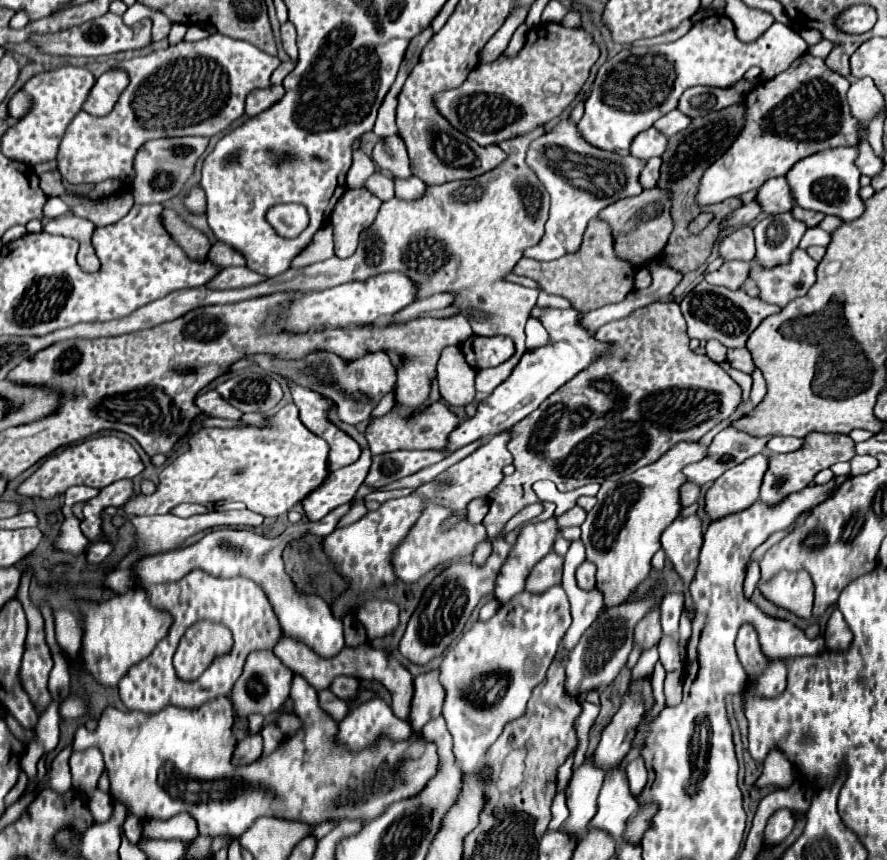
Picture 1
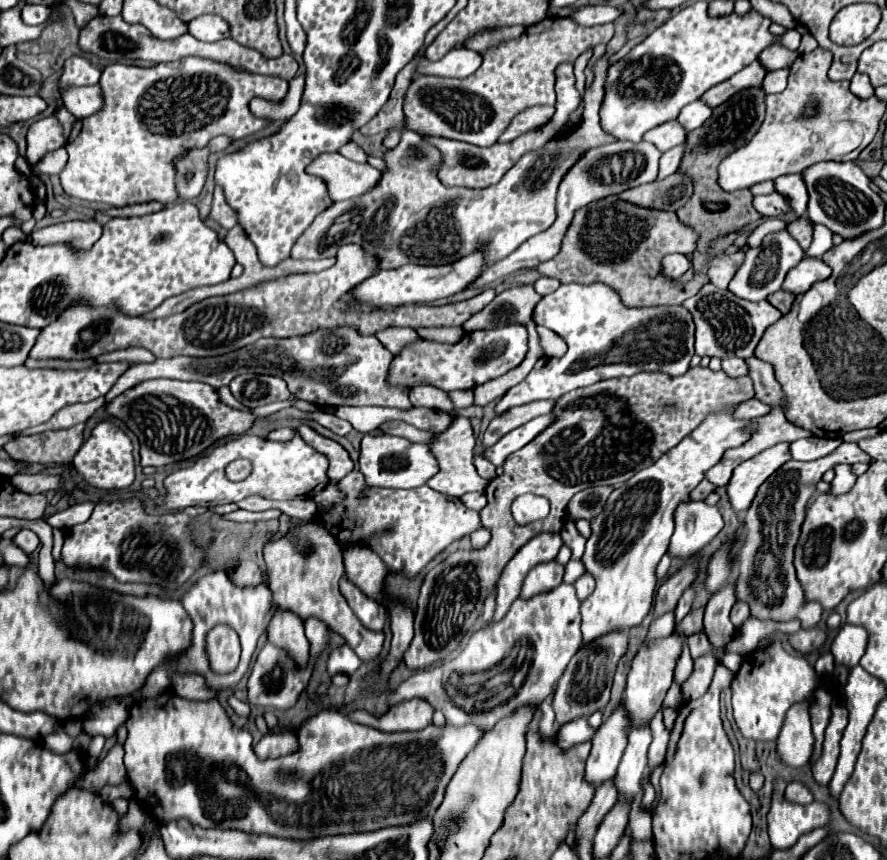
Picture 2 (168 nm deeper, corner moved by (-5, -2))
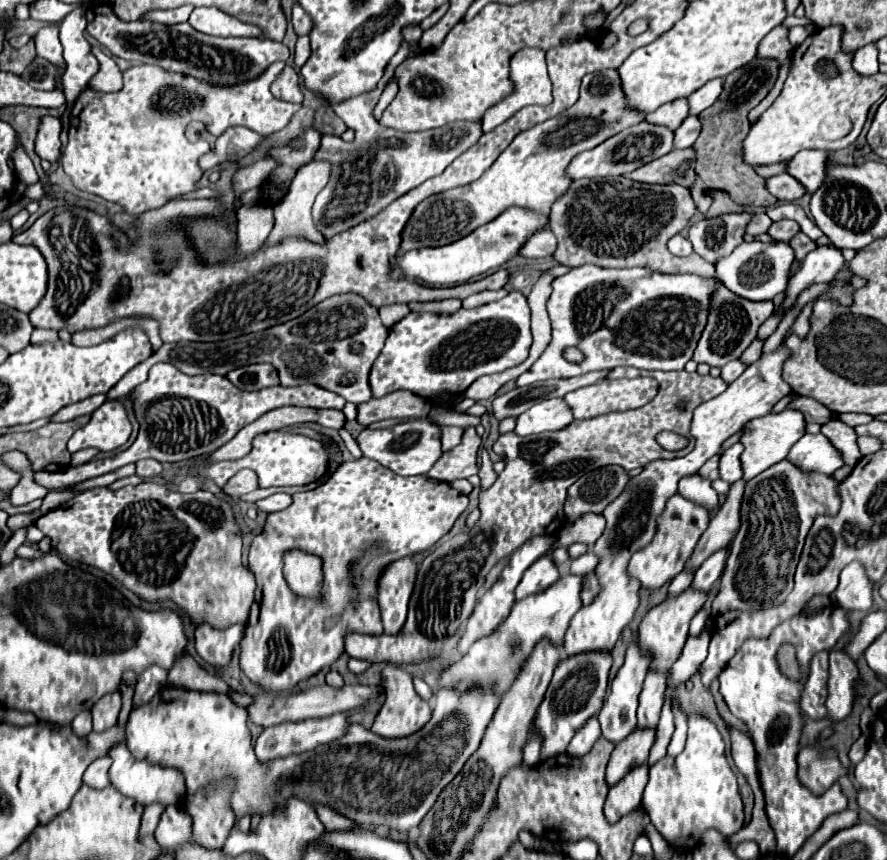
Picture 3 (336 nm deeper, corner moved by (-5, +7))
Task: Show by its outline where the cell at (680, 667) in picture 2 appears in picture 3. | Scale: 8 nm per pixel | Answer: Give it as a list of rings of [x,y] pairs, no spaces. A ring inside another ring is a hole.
[[[682,707],[674,709],[674,717],[676,717],[676,731],[672,735],[671,741],[667,748],[667,754],[672,757],[679,755],[686,743],[686,715],[682,711]]]

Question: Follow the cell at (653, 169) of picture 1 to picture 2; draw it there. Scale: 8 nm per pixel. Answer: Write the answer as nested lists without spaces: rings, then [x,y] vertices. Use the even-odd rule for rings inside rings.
[[[680,144],[680,146],[674,146],[672,150],[666,150],[664,154],[662,154],[662,158],[660,158],[660,172],[658,172],[658,178],[666,178],[668,174],[672,174],[672,172],[676,172],[678,170],[678,166],[680,166],[680,160],[682,160],[682,156],[684,156],[684,144]]]

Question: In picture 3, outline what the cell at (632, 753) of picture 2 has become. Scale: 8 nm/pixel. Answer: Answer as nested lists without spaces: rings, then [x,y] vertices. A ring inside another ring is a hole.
[[[648,671],[644,689],[640,693],[640,707],[638,707],[638,727],[654,729],[660,719],[660,709],[664,703],[664,689],[666,677],[656,671]]]

